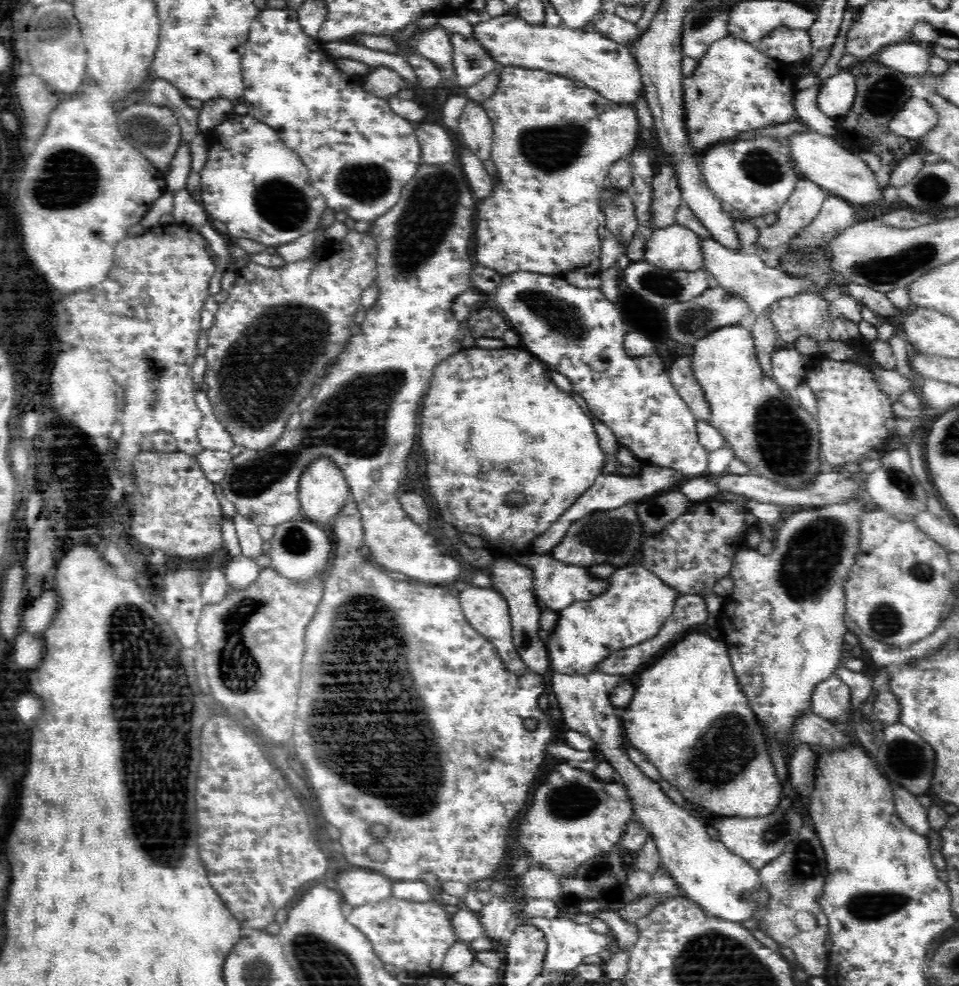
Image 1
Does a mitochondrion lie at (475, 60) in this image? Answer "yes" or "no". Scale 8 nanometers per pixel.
yes

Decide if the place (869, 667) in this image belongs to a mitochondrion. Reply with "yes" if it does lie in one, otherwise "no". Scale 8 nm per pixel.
no

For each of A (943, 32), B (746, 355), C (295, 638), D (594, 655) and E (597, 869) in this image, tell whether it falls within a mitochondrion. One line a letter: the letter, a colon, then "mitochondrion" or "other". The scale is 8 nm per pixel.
A: other
B: other
C: other
D: other
E: other

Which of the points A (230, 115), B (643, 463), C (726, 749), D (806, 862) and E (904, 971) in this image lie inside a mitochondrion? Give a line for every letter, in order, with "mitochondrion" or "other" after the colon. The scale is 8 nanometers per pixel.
A: other
B: other
C: mitochondrion
D: mitochondrion
E: other

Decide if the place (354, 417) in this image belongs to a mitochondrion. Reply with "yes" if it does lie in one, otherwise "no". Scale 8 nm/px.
yes

